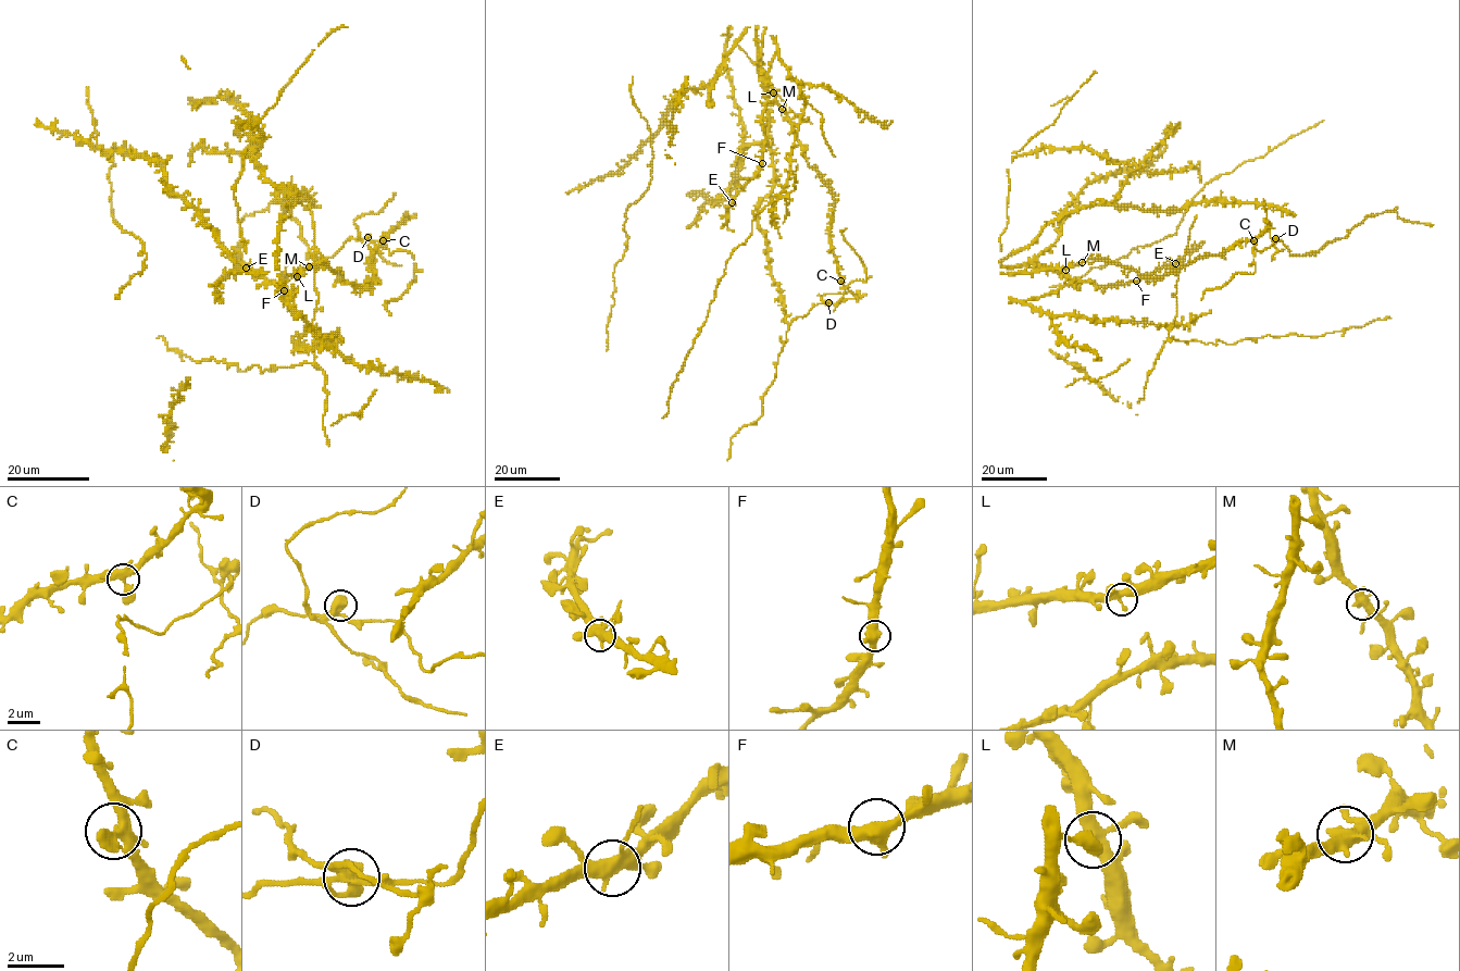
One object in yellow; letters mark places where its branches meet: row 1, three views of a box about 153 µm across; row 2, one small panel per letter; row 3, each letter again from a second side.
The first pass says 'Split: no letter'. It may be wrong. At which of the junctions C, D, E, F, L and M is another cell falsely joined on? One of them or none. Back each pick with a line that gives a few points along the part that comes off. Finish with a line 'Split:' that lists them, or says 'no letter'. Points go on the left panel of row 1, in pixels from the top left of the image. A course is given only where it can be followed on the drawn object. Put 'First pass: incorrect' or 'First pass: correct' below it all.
D: course (367, 237), (360, 239), (354, 221), (367, 213), (378, 213), (395, 193)
Split: D
First pass: incorrect

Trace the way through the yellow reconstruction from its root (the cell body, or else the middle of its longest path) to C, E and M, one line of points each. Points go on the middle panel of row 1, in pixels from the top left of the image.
C: (764, 76), (776, 102), (791, 125), (806, 160), (823, 179), (833, 198), (830, 244), (840, 281)
E: (764, 76), (773, 92), (761, 122), (764, 135), (762, 165), (732, 202)
M: (764, 76), (782, 109)

